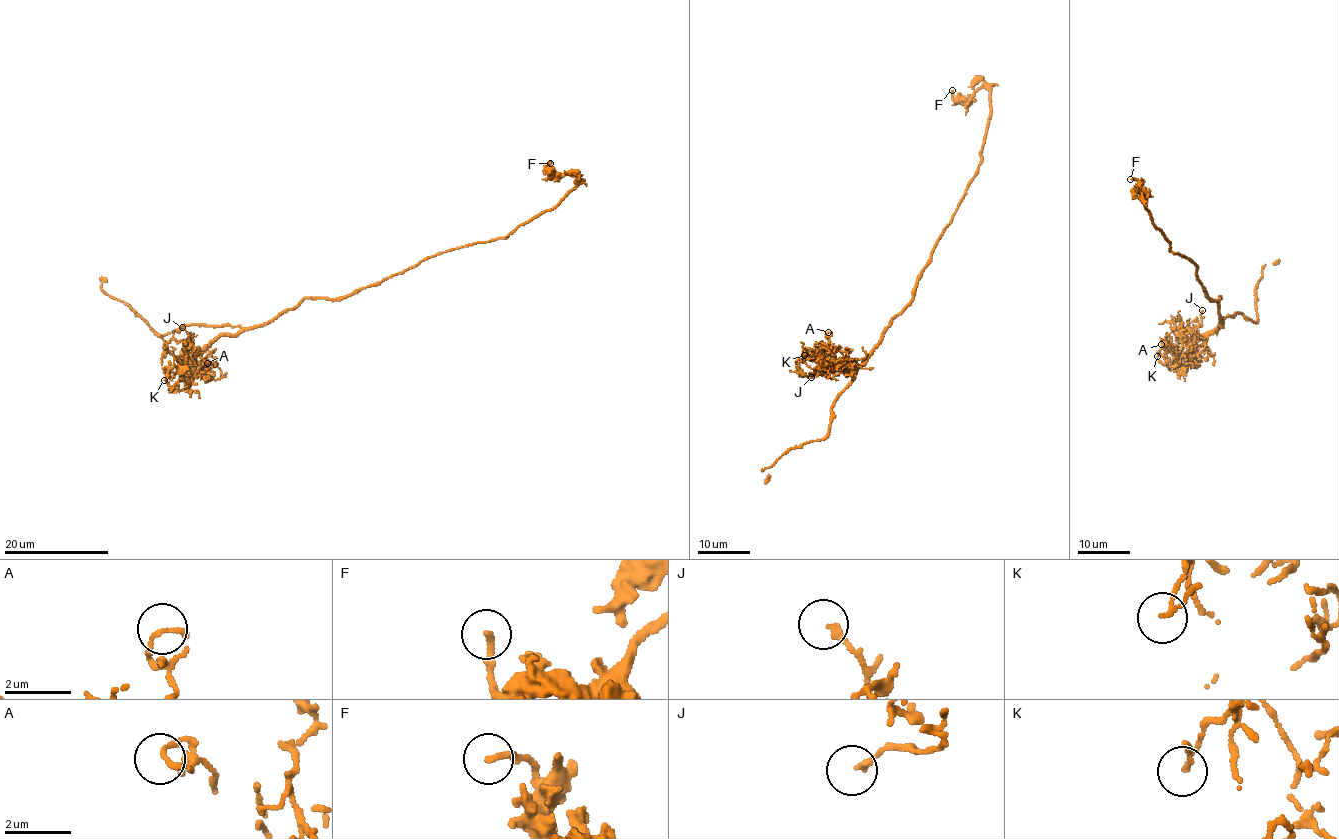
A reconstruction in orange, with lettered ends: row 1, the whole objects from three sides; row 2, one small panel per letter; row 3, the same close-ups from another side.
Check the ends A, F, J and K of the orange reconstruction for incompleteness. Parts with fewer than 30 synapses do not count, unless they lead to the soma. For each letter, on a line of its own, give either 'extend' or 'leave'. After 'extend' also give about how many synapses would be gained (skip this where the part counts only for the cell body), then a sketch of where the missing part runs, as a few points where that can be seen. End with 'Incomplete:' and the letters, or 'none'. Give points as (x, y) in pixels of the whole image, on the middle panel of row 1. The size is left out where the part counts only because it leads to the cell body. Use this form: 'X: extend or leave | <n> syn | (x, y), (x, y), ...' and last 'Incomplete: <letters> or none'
A: leave
F: leave
J: leave
K: leave
Incomplete: none

